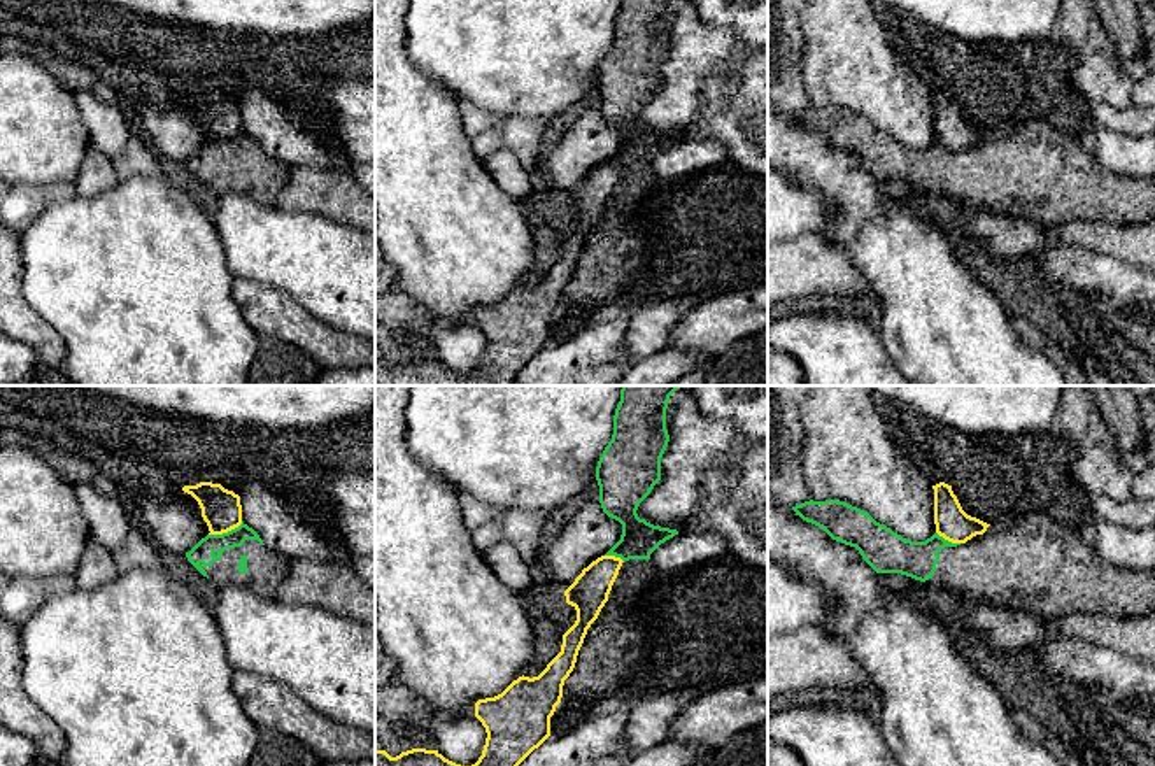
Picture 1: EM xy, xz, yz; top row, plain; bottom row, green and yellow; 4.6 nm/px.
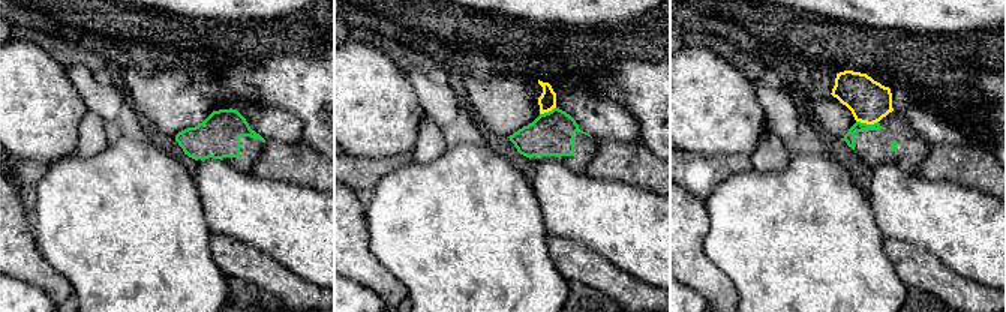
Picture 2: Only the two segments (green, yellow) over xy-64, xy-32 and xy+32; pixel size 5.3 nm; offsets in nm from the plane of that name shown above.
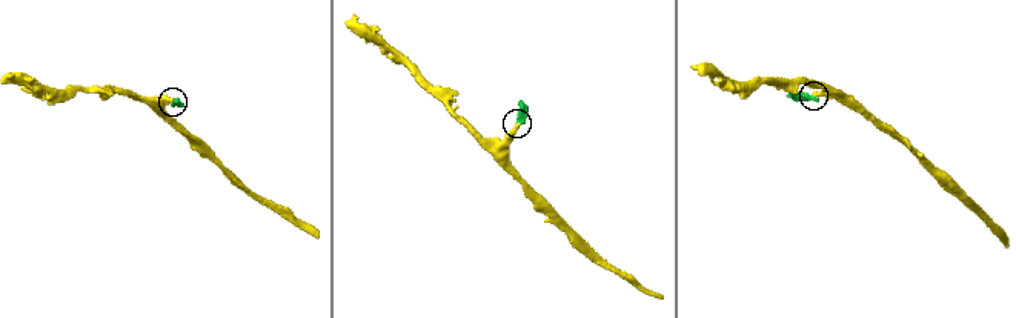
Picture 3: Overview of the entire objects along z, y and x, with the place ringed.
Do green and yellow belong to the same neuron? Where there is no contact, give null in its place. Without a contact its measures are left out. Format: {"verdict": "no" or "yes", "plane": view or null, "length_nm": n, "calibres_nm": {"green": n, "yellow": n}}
{"verdict": "no", "plane": "xy", "length_nm": 170, "calibres_nm": {"green": 100, "yellow": 180}}

